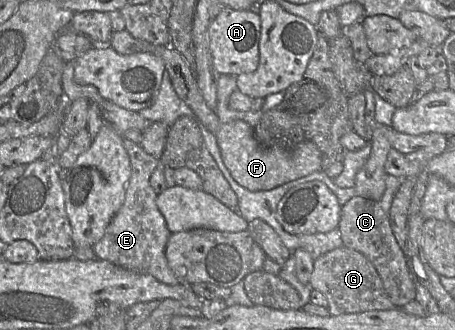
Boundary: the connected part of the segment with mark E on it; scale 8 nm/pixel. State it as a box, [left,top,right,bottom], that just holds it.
[93,138,179,285]

